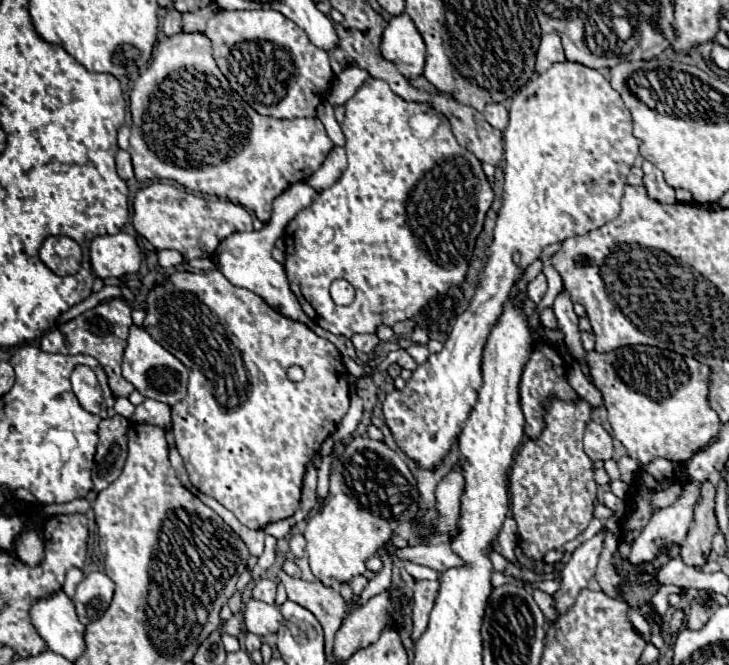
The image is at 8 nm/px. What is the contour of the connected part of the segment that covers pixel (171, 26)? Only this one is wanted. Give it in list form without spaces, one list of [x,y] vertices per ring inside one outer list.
[[[175,9],[167,11],[165,21],[163,21],[163,33],[165,33],[167,37],[171,37],[171,35],[177,35],[177,33],[181,33],[181,31],[183,31],[181,13],[179,13],[179,11],[175,11]]]

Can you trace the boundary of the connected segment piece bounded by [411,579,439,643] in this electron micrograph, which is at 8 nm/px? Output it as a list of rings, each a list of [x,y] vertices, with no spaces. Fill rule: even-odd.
[[[417,579],[413,587],[413,643],[421,637],[421,633],[427,629],[429,621],[429,611],[435,603],[435,595],[439,589],[439,581],[425,581]]]

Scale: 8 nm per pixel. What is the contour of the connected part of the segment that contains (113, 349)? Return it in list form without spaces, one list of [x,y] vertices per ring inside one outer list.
[[[121,297],[101,301],[97,307],[91,309],[91,321],[89,321],[87,315],[79,315],[79,317],[67,321],[63,325],[57,325],[47,335],[43,335],[41,349],[49,351],[49,353],[61,353],[61,355],[85,353],[85,355],[95,357],[99,361],[99,365],[105,369],[105,373],[107,373],[109,387],[111,387],[113,395],[129,397],[129,393],[135,387],[131,387],[131,383],[127,383],[127,379],[123,379],[123,375],[121,375],[121,359],[123,359],[125,345],[127,345],[129,327],[133,324],[131,313],[132,308]]]

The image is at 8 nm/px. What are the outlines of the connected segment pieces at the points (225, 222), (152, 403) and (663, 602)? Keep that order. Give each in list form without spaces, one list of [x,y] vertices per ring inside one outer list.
[[[151,183],[135,193],[133,225],[139,235],[155,245],[157,251],[177,249],[185,261],[195,257],[211,257],[217,245],[235,231],[253,231],[251,215],[245,207],[231,201],[209,201],[181,191],[167,183]]]
[[[145,399],[141,405],[135,407],[135,413],[131,415],[129,421],[171,429],[171,409],[165,403],[159,403],[155,399]]]
[[[665,585],[665,587],[661,587],[661,591],[657,591],[657,593],[653,595],[653,599],[651,599],[655,615],[657,615],[657,617],[663,617],[663,615],[667,613],[667,609],[669,609],[669,599],[667,599],[667,597],[673,593],[679,594],[681,591],[682,588],[675,585]]]

